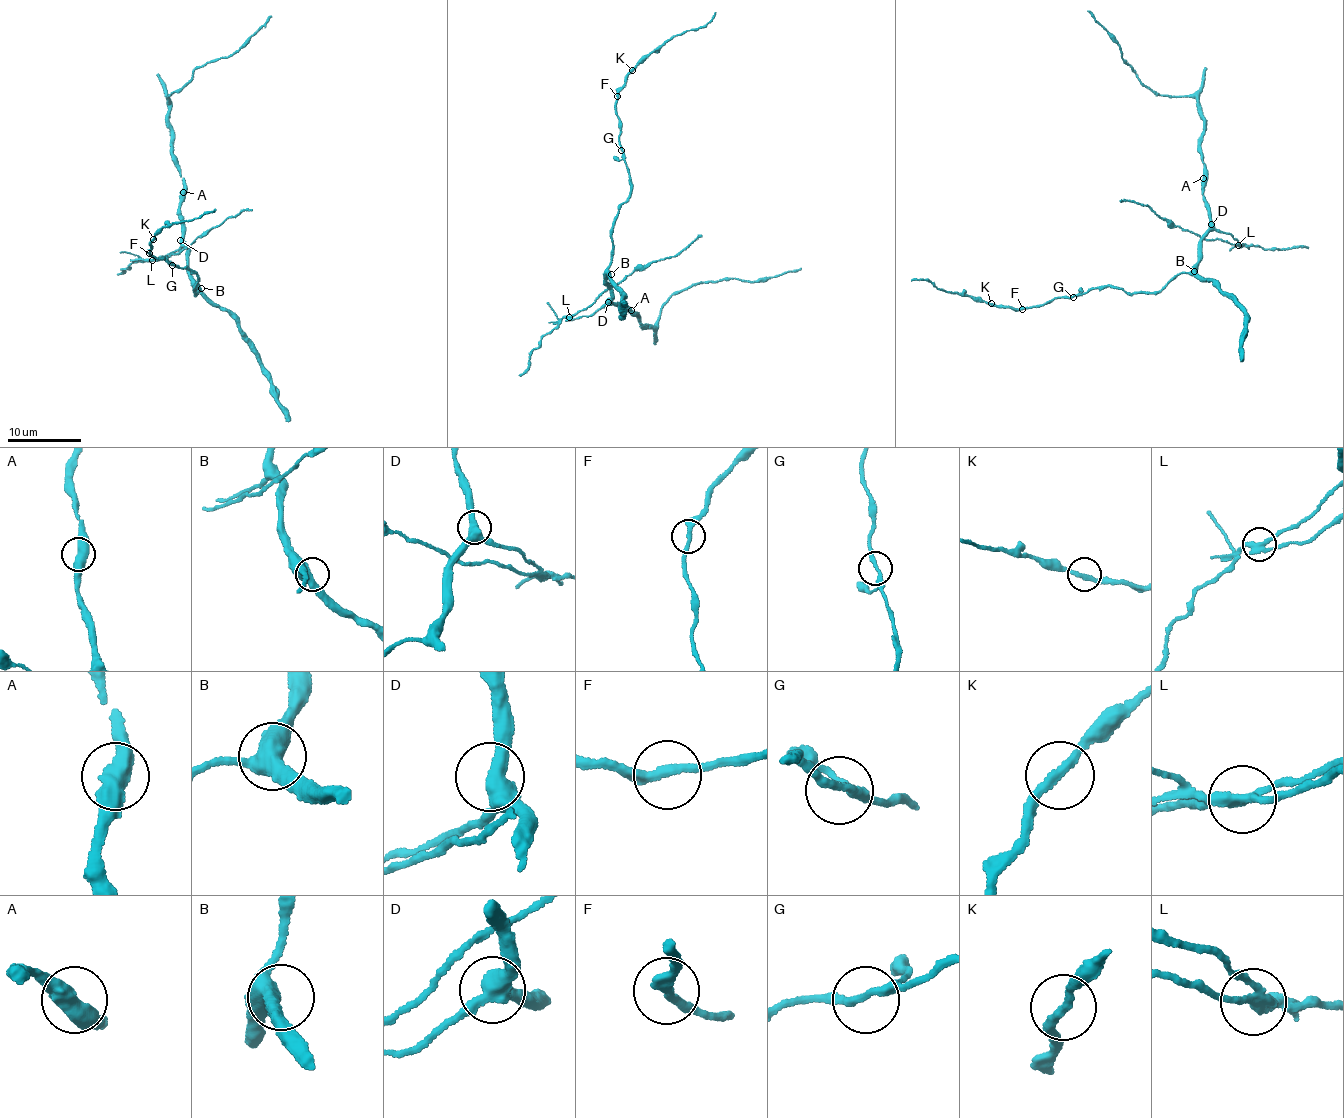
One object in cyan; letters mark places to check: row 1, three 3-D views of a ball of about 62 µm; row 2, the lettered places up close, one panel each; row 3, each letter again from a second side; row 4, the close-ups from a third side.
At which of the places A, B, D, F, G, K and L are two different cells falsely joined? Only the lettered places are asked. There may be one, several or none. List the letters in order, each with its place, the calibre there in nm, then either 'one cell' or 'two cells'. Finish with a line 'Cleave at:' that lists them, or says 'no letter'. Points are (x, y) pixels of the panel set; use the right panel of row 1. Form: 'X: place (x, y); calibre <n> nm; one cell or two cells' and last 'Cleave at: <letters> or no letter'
A: place (1203, 178); calibre 550 nm; one cell
B: place (1194, 271); calibre 400 nm; one cell
D: place (1211, 224); calibre 380 nm; one cell
F: place (1022, 309); calibre 280 nm; one cell
G: place (1073, 297); calibre 190 nm; one cell
K: place (991, 303); calibre 240 nm; one cell
L: place (1238, 245); calibre 240 nm; two cells
Cleave at: L

